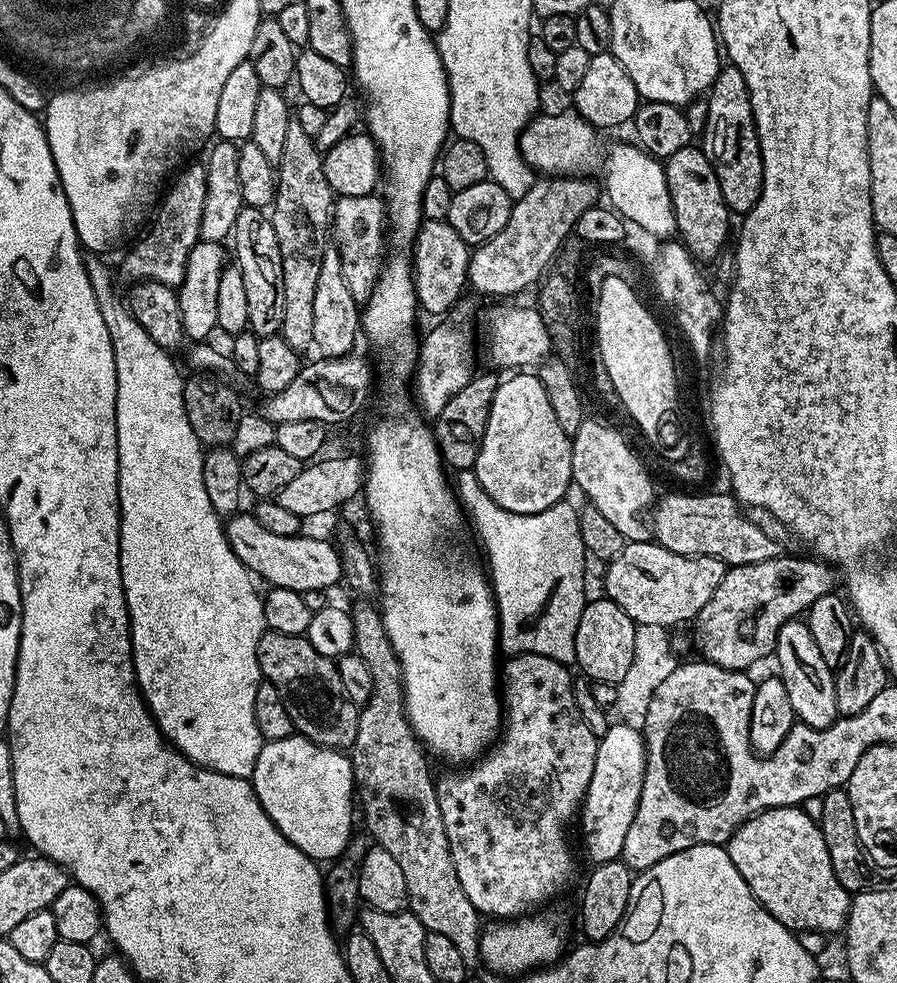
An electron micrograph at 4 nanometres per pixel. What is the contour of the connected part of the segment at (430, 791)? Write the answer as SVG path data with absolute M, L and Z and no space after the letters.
M360 598L355 601L356 605L351 605L350 615L352 617L352 637L356 643L355 655L362 658L362 662L366 662L367 669L370 670L370 679L373 683L373 689L370 690L370 698L359 709L358 715L354 720L356 737L350 749L350 759L352 761L352 778L354 781L354 792L358 797L358 808L364 811L364 824L368 827L368 832L373 836L375 843L381 848L385 848L388 853L398 861L398 867L402 869L402 874L406 878L406 894L408 895L408 908L418 918L418 922L422 922L425 932L433 932L434 934L446 934L446 938L450 938L450 942L454 942L454 947L462 953L462 958L469 964L475 965L480 960L480 933L482 931L481 913L470 902L470 898L466 898L466 890L462 890L462 882L458 882L458 870L454 870L454 858L450 854L450 846L446 838L446 826L442 822L442 810L438 810L438 798L436 797L436 786L434 783L434 775L428 769L429 757L426 755L425 749L417 740L415 733L412 731L408 715L404 712L404 682L400 678L400 663L394 654L394 648L390 646L390 640L384 630L384 623L380 617L380 609L375 603L369 602L367 599Z

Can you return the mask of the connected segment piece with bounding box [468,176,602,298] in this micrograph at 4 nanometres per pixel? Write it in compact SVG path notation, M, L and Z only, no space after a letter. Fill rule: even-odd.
M554 176L551 178L537 179L536 184L530 188L521 198L512 205L510 222L494 238L490 238L484 244L479 245L471 253L468 261L468 284L476 292L481 292L484 296L504 296L500 298L512 298L515 292L520 292L523 288L528 288L537 283L547 272L549 264L552 263L556 253L565 247L564 240L569 235L573 235L578 218L586 214L586 210L597 207L599 198L602 196L602 188L599 183L595 184L595 179L582 176Z

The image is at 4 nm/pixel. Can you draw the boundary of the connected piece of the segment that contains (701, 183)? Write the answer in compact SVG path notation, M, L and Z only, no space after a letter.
M689 146L670 154L663 161L666 182L676 215L679 239L697 261L712 260L728 240L730 213L722 198L722 186L714 174L714 166L704 157L699 147Z

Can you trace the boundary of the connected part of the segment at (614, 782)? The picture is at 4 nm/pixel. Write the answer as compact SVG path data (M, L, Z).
M613 723L608 733L599 737L594 774L578 813L578 825L584 831L584 848L593 865L621 859L626 830L630 830L630 822L634 822L634 814L638 810L643 777L644 738L641 729Z

